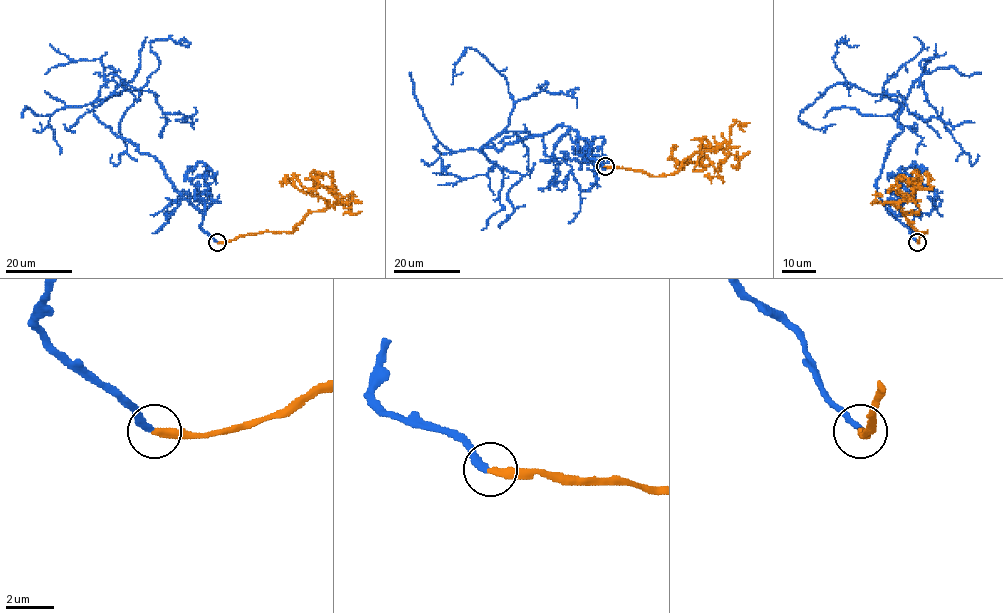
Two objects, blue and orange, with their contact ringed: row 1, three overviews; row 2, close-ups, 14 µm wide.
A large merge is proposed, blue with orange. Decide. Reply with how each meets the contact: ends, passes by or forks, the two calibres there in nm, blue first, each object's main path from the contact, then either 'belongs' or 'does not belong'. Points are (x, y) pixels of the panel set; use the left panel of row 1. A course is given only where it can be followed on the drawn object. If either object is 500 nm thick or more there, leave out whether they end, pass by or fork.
blue ends | orange ends | 280/320 nm | blue via (217, 241), (164, 168), (103, 124), (94, 104), (152, 92), (164, 114), (193, 119), (181, 122) | orange via (217, 242), (265, 231), (291, 232), (312, 212), (339, 203), (314, 177), (309, 191), (290, 183) | belongs

